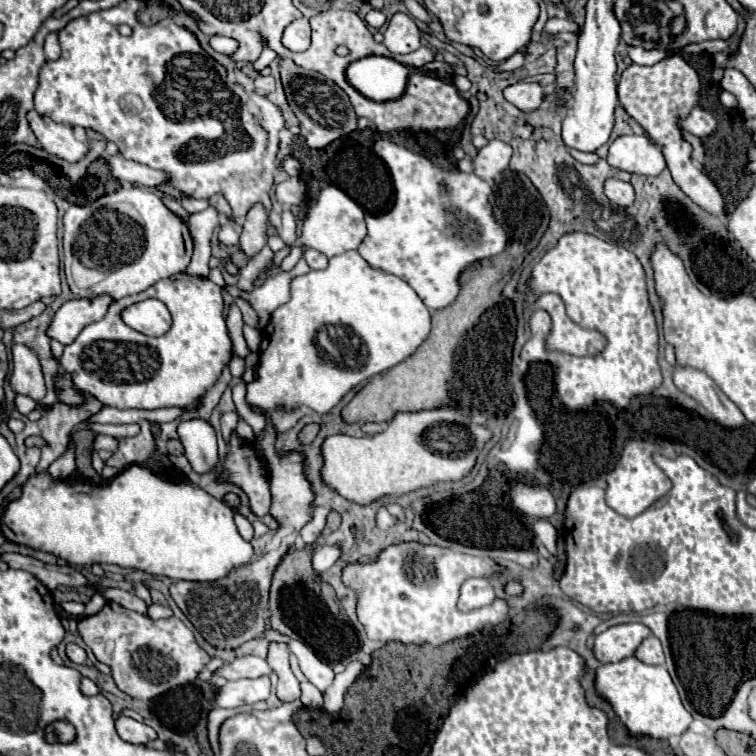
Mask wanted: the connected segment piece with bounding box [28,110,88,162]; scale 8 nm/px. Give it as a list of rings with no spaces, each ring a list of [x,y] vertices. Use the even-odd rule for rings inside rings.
[[[36,110],[28,114],[28,120],[32,132],[48,154],[58,156],[66,162],[80,162],[80,158],[88,154],[88,144],[76,140],[68,124],[60,124],[46,116],[40,116]]]

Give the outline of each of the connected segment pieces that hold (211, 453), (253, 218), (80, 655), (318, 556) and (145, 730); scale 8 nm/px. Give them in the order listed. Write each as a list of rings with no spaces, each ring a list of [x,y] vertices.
[[[192,418],[178,424],[178,436],[184,446],[184,454],[196,472],[212,472],[218,462],[216,434],[208,420]]]
[[[256,204],[244,218],[244,232],[240,236],[240,248],[248,256],[248,260],[254,258],[266,244],[266,238],[268,238],[266,222],[268,222],[268,214],[260,204]]]
[[[68,644],[68,646],[66,646],[66,656],[68,656],[74,664],[84,664],[84,660],[86,660],[86,652],[84,652],[80,646],[76,646],[76,644]]]
[[[322,546],[322,548],[316,548],[316,552],[312,554],[312,570],[316,574],[322,574],[336,560],[338,560],[338,546]]]
[[[118,716],[116,718],[116,730],[118,734],[126,740],[126,742],[132,742],[132,744],[146,744],[150,740],[156,740],[156,730],[144,722],[138,722],[134,718],[128,718],[128,716]]]

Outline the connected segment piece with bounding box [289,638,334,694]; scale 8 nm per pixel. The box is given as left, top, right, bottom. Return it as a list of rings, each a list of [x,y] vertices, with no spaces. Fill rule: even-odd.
[[[299,638],[293,639],[290,642],[290,648],[293,654],[298,659],[302,674],[324,694],[326,688],[334,682],[334,672],[328,664],[324,664],[304,641]]]

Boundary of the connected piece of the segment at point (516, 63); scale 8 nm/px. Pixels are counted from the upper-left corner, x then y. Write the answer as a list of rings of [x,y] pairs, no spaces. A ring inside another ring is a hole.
[[[518,52],[511,56],[508,60],[505,60],[503,63],[498,64],[494,68],[494,72],[501,73],[505,71],[513,71],[517,68],[520,68],[524,64],[524,56]]]

